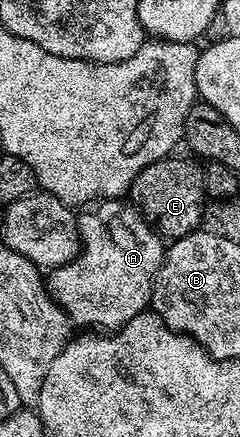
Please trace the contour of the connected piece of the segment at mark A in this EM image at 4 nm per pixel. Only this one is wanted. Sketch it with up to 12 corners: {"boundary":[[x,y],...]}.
{"boundary":[[125,199],[78,216],[82,248],[49,269],[82,330],[150,308],[164,240]]}

